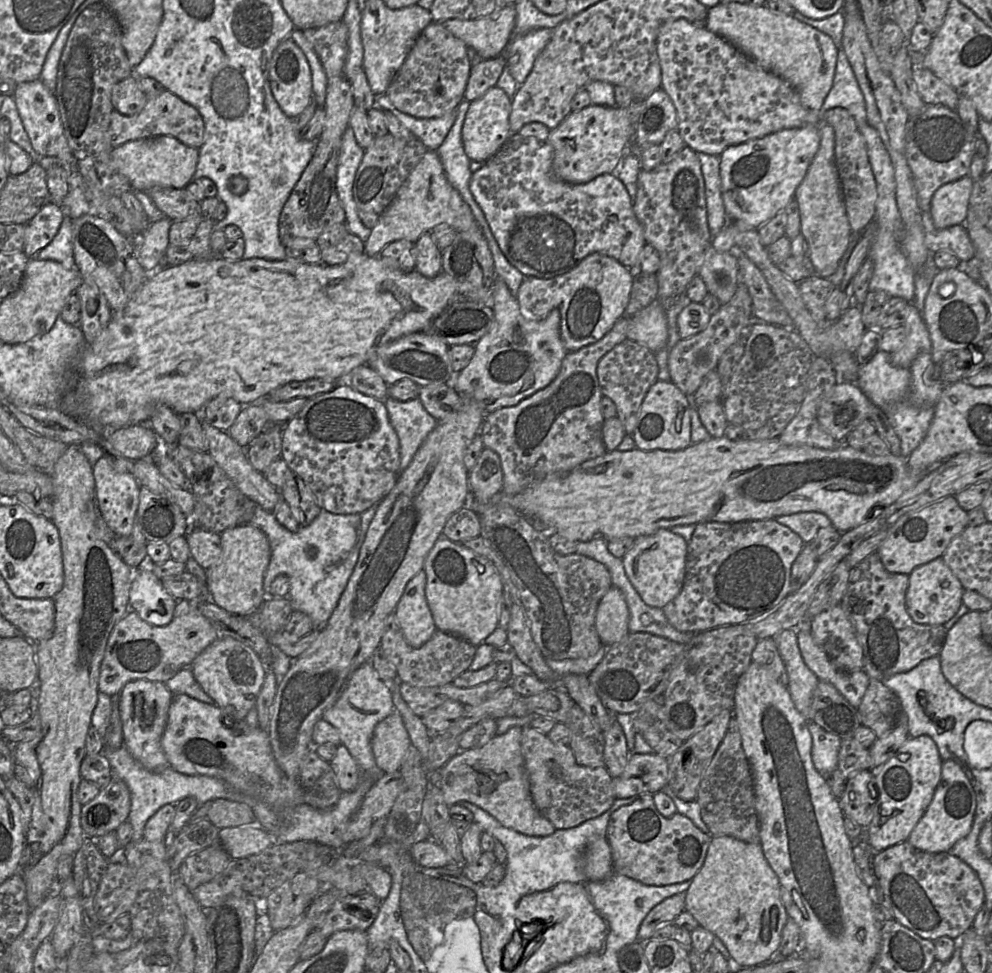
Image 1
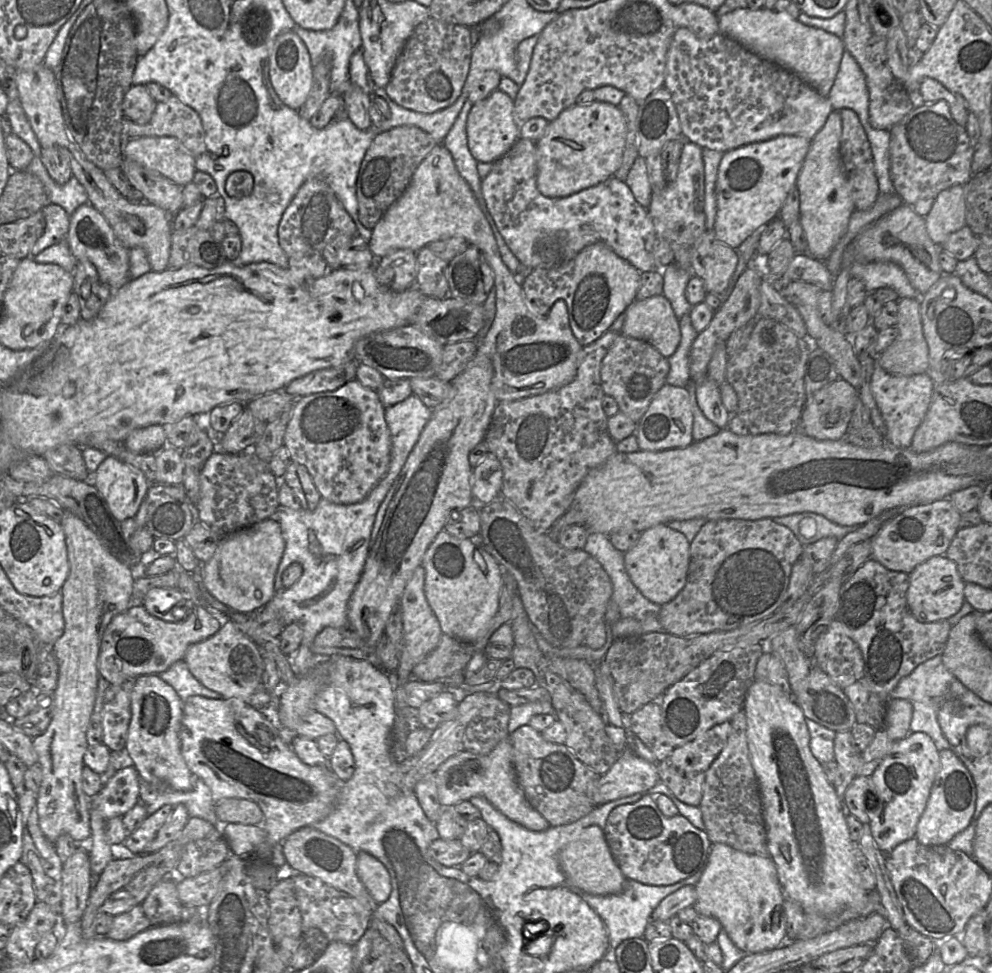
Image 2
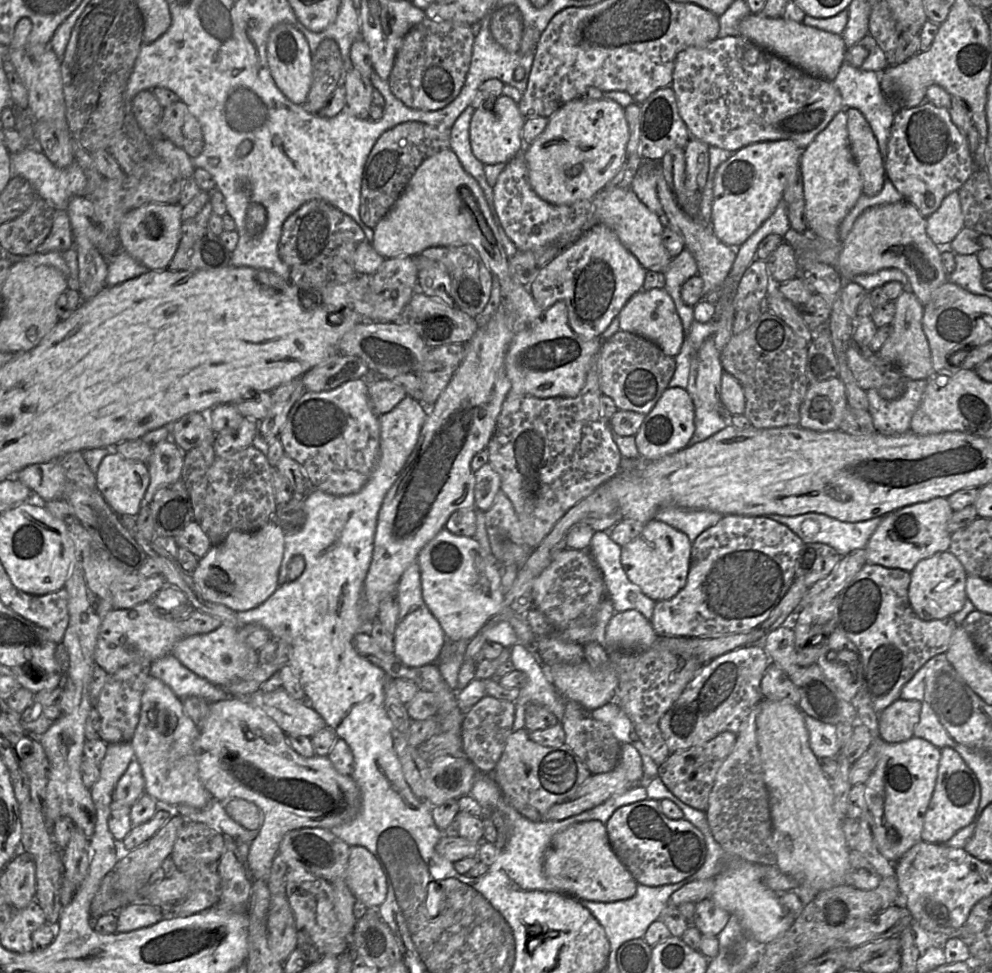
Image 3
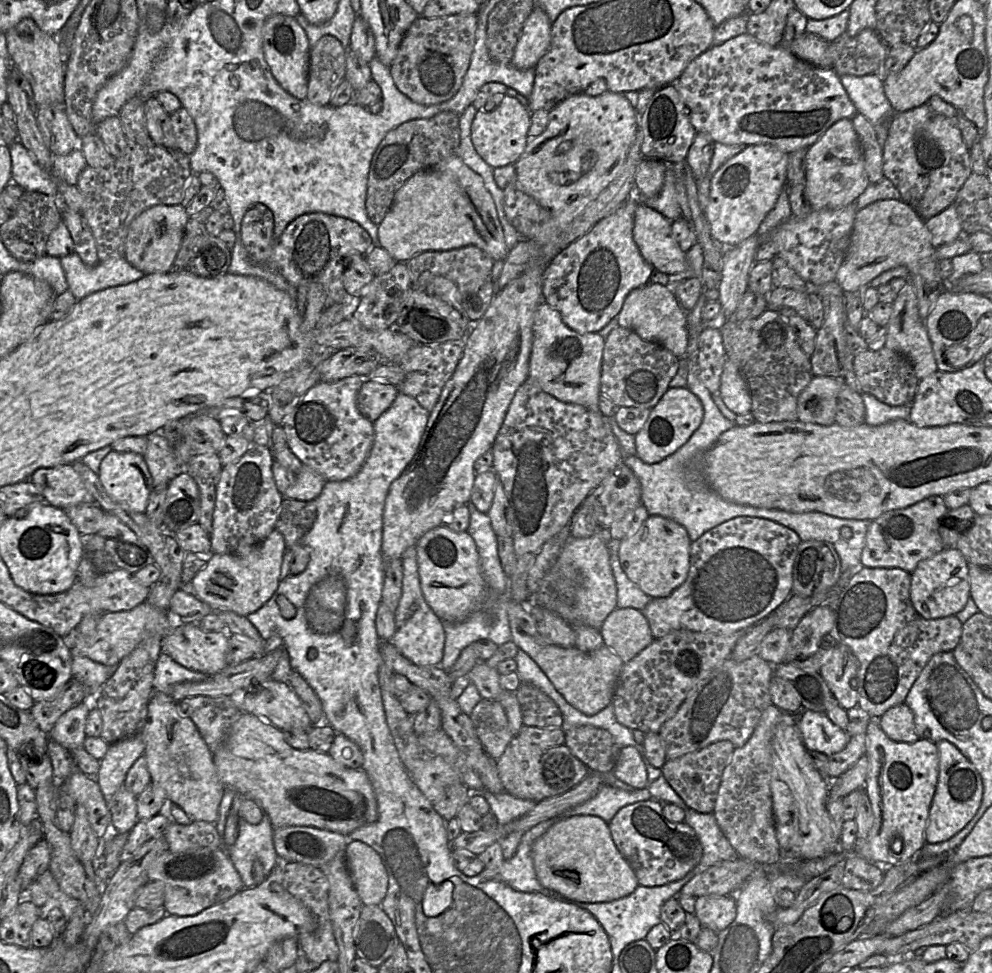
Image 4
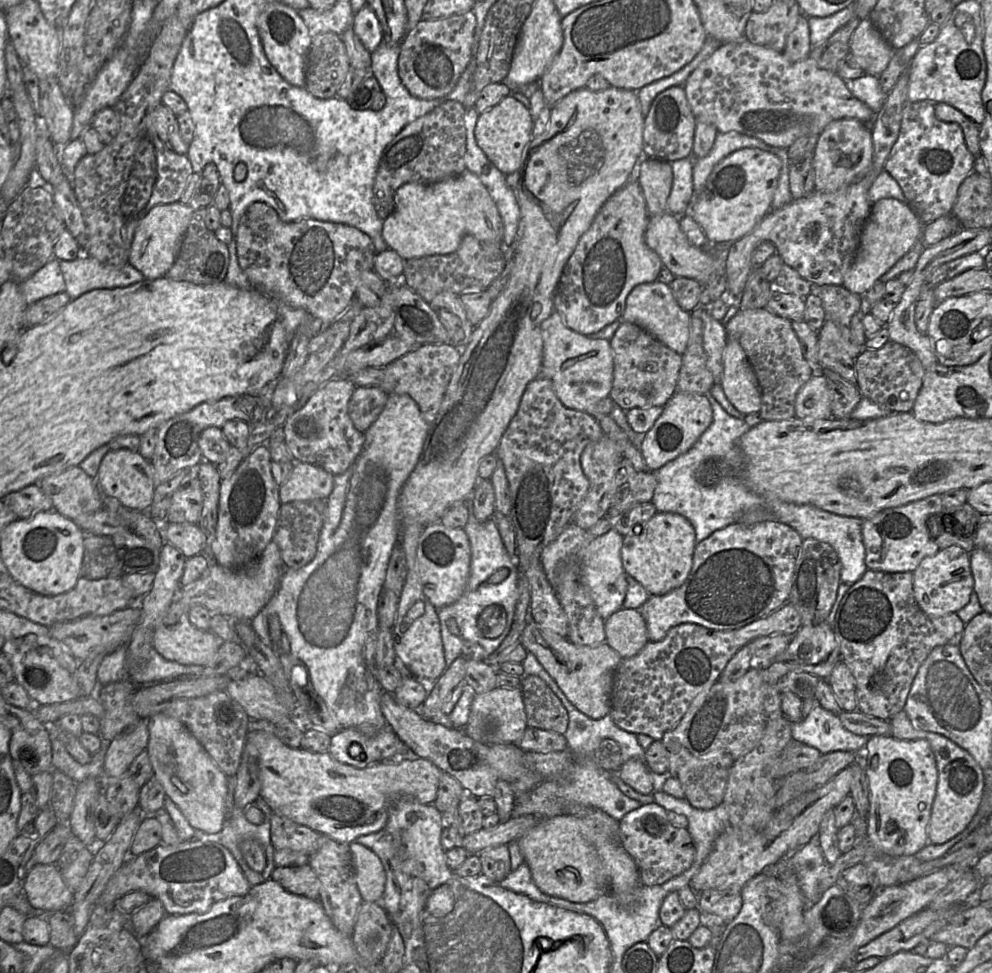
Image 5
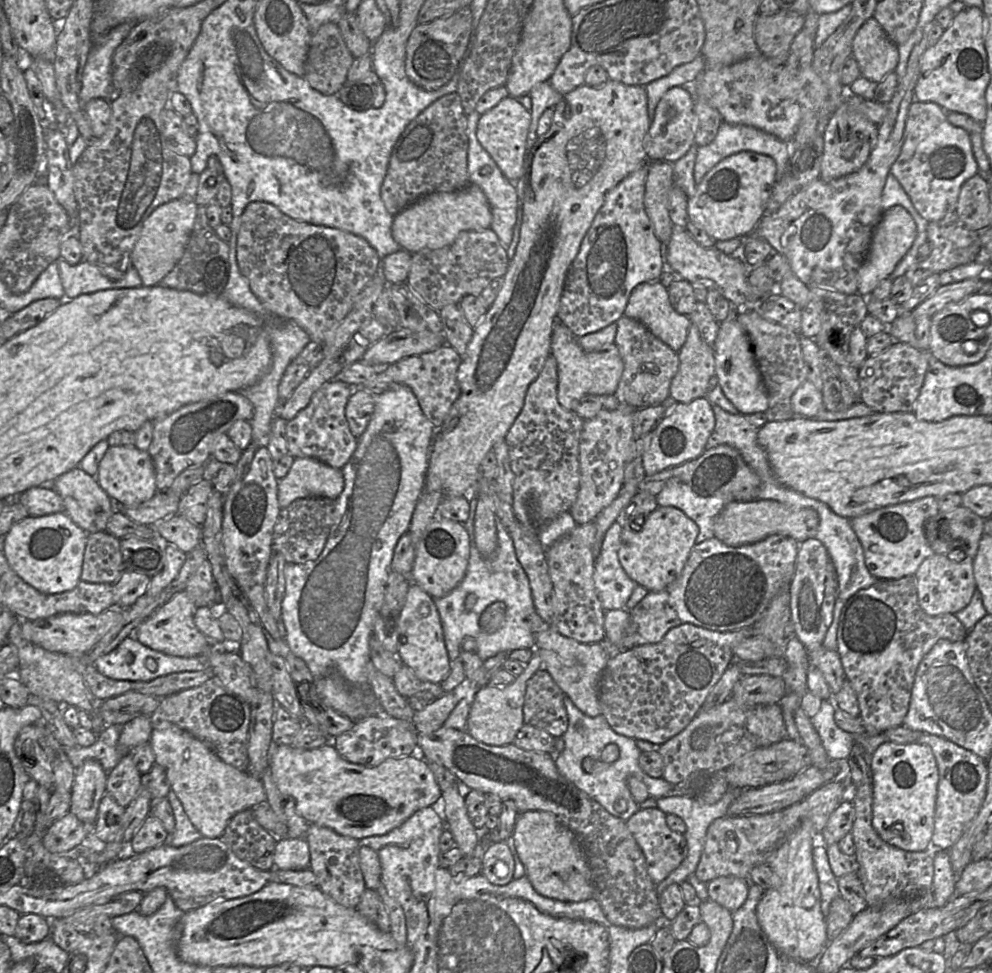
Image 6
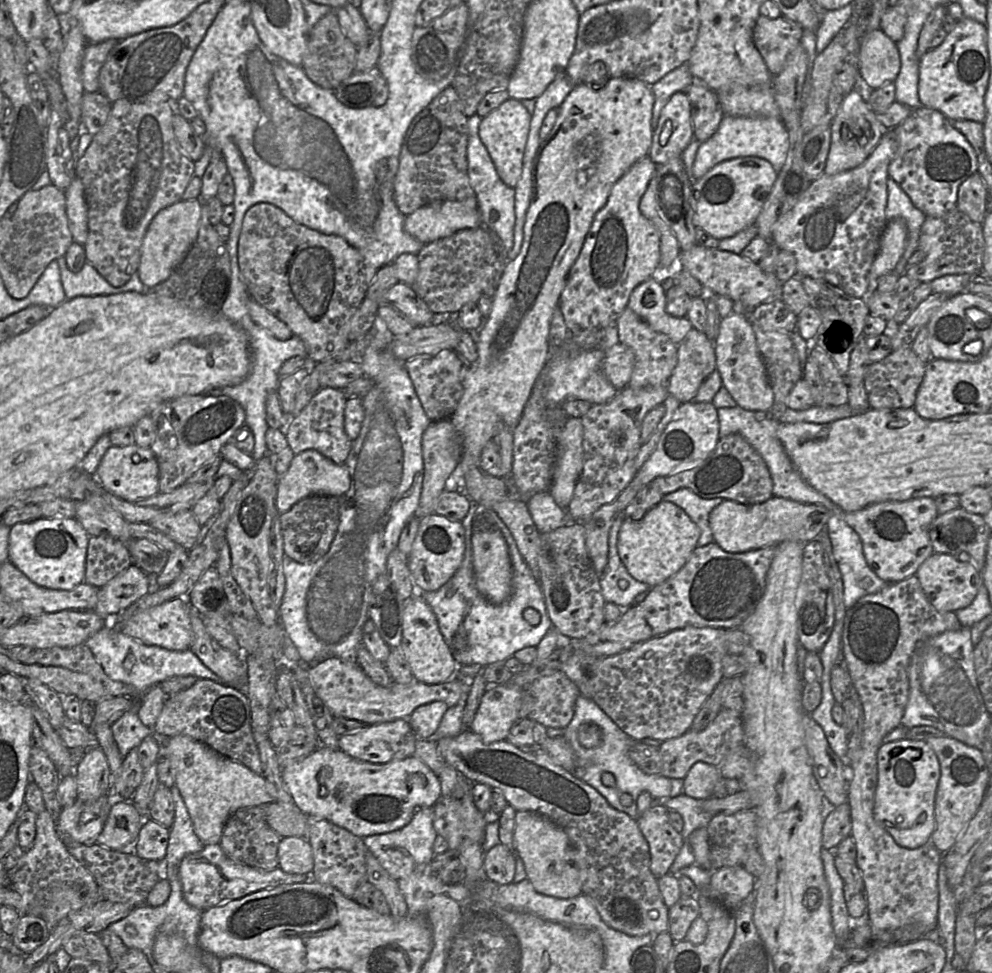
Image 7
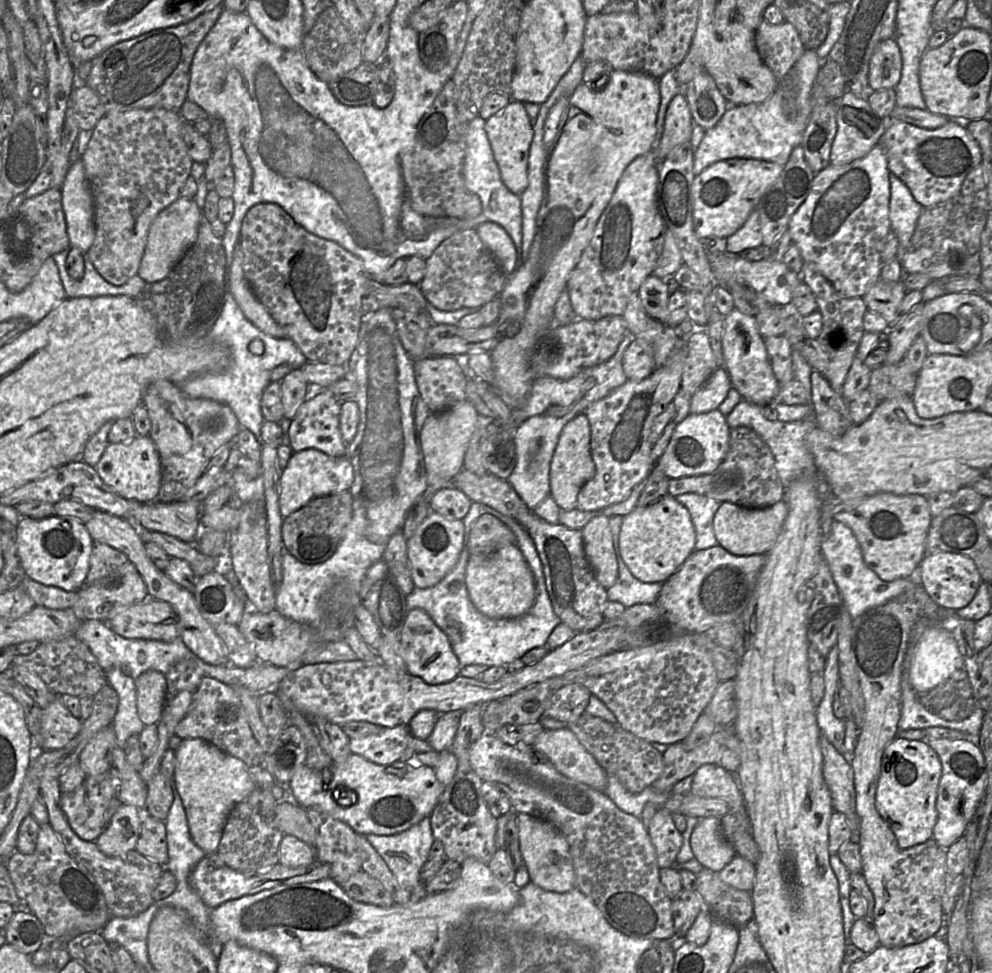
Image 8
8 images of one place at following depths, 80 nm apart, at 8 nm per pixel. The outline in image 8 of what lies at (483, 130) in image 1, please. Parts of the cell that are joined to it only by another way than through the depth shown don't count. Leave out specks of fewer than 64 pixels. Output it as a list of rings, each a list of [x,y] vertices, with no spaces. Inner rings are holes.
[[[512,99],[503,110],[486,120],[485,129],[502,181],[520,196],[528,186],[528,159],[534,135],[533,122],[524,103]]]

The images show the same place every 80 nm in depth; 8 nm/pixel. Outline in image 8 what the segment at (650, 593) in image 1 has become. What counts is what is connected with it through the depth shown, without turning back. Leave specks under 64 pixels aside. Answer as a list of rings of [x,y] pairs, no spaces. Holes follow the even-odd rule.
[[[666,494],[646,507],[636,507],[623,516],[619,533],[621,558],[631,574],[644,583],[664,583],[695,550],[696,533],[689,511],[672,495]]]

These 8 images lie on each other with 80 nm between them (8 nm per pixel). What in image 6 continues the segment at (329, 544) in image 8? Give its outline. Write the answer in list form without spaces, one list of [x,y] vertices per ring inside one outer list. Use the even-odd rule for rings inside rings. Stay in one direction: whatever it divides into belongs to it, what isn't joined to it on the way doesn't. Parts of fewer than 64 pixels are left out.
[[[307,497],[280,510],[273,532],[273,550],[281,553],[287,563],[303,564],[316,560],[322,553],[331,527],[336,499]]]

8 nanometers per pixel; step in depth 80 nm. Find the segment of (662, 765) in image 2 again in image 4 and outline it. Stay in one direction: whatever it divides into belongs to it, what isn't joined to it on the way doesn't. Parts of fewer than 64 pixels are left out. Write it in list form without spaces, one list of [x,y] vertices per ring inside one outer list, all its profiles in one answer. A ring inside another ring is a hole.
[[[727,740],[712,743],[699,751],[667,760],[660,769],[661,774],[687,807],[702,814],[712,813],[723,772],[734,749],[734,745]]]

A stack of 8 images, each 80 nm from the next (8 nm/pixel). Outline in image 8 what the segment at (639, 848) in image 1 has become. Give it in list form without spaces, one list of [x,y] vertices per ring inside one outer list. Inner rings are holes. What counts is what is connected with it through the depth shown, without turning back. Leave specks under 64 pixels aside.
[[[658,807],[647,832],[655,850],[658,867],[672,867],[683,843],[682,834],[673,823],[672,813]]]

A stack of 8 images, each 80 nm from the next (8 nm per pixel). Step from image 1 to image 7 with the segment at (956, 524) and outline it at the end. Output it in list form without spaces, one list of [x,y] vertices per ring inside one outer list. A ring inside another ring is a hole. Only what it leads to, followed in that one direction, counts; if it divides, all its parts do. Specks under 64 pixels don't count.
[[[921,497],[870,504],[858,511],[842,512],[842,519],[861,538],[870,569],[885,582],[896,583],[915,575],[921,564],[934,553],[929,530],[938,515],[935,498]]]

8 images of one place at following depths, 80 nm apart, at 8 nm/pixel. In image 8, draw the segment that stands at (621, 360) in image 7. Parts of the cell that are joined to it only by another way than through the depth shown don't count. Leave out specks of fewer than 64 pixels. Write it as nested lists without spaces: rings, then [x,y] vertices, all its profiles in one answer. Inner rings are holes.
[[[636,338],[625,350],[622,364],[627,379],[641,380],[650,376],[656,368],[651,342]]]

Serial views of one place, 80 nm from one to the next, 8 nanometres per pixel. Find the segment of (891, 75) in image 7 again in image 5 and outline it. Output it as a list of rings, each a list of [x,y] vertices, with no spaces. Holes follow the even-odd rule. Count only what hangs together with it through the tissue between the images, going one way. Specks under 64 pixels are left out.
[[[869,18],[861,20],[850,39],[850,53],[860,62],[865,74],[879,77],[888,66],[894,52],[896,50],[883,38]]]

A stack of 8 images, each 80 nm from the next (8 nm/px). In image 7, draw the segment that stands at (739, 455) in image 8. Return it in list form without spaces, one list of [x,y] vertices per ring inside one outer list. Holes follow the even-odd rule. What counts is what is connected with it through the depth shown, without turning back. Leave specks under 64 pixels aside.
[[[730,434],[721,438],[709,457],[697,466],[674,472],[665,477],[658,477],[651,483],[657,485],[663,495],[675,492],[681,488],[686,488],[705,499],[721,498],[744,505],[760,504],[773,497],[773,481],[765,461],[740,434]]]

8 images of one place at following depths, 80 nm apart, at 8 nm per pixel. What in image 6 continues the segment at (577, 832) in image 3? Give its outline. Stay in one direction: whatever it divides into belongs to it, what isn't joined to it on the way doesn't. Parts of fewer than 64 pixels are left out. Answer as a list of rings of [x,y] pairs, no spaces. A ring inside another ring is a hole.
[[[538,810],[518,812],[511,844],[538,894],[563,902],[581,902],[594,896],[586,856],[575,834],[556,815]]]

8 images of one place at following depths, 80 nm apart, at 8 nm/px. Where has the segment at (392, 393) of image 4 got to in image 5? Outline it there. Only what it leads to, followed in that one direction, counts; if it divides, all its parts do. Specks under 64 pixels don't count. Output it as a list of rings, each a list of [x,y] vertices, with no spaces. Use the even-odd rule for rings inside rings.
[[[379,386],[356,387],[348,403],[348,414],[355,428],[363,433],[385,407],[388,395]]]

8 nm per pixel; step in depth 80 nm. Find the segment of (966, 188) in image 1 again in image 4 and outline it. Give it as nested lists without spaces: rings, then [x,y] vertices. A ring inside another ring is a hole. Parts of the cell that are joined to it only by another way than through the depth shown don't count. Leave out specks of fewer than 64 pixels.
[[[955,204],[925,221],[934,248],[951,243],[963,235],[962,225]]]

